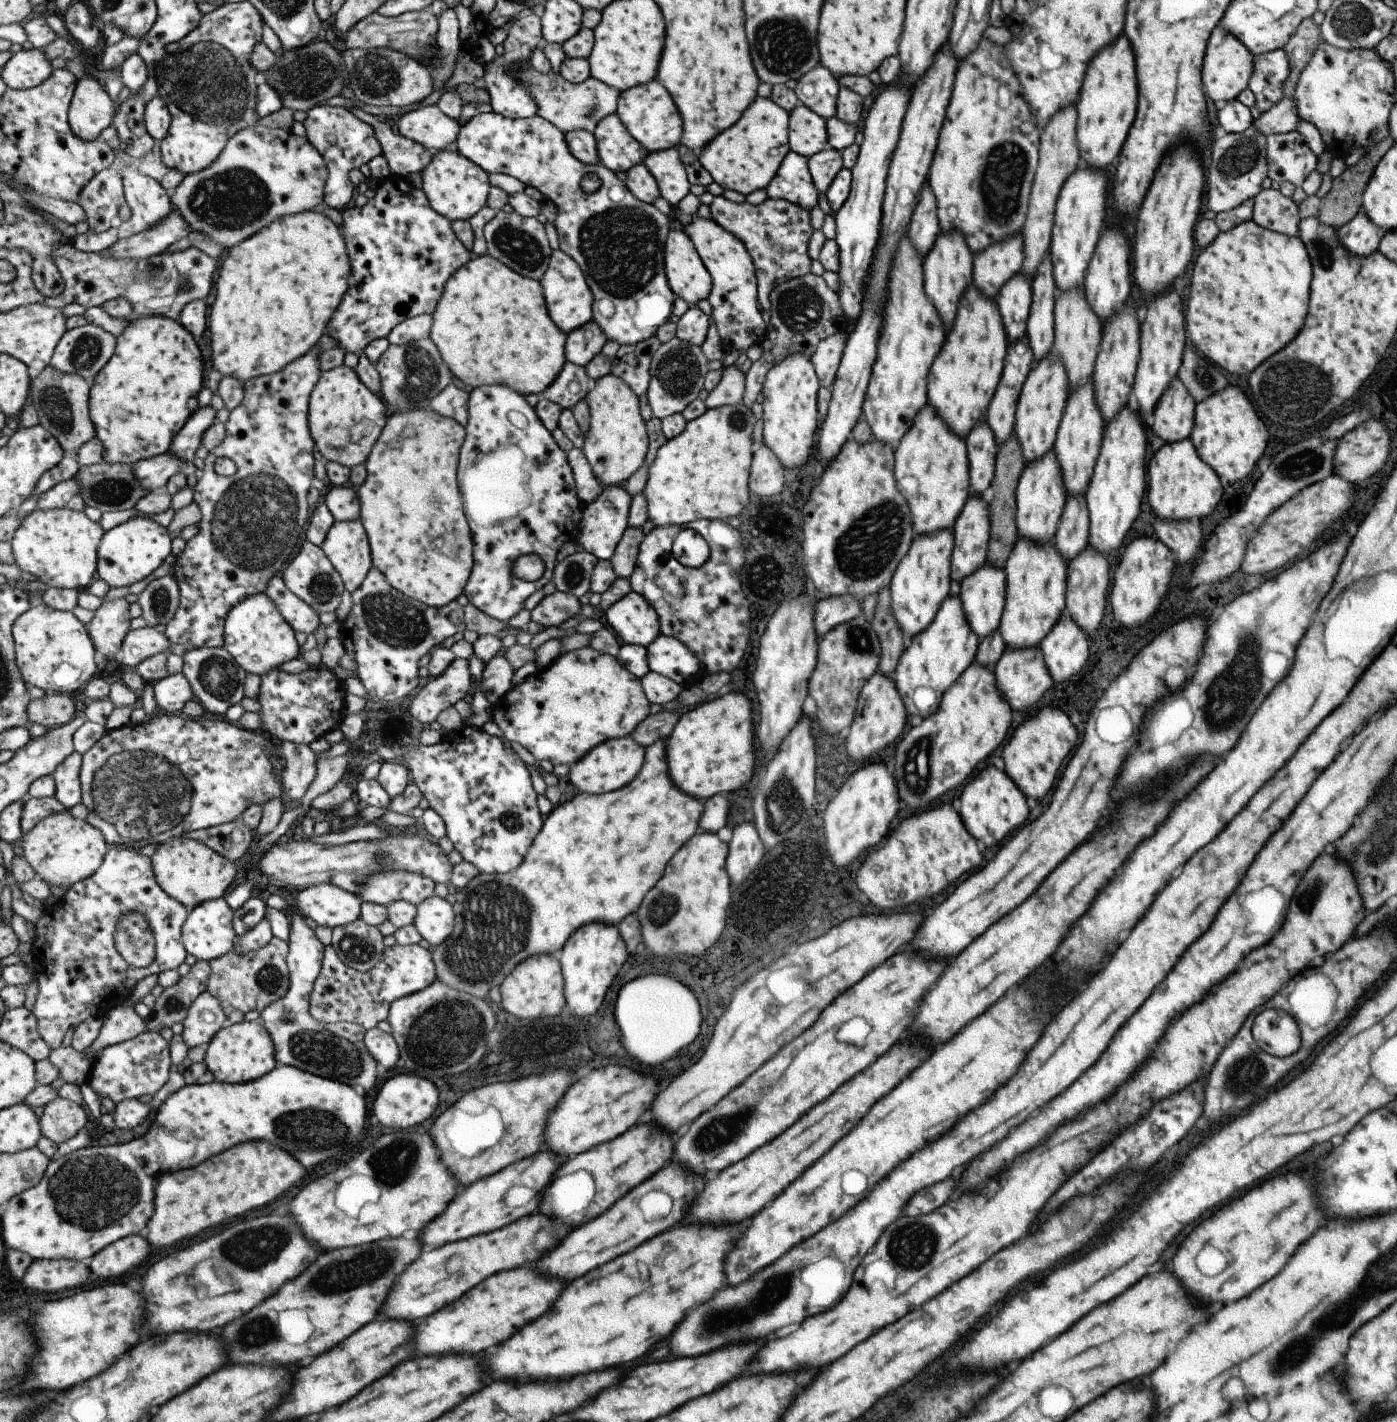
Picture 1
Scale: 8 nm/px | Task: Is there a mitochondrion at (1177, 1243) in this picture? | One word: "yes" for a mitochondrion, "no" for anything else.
no

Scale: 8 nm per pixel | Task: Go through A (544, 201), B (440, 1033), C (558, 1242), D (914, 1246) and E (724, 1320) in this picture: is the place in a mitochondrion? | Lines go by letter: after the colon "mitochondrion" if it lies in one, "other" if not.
A: other
B: mitochondrion
C: other
D: mitochondrion
E: mitochondrion

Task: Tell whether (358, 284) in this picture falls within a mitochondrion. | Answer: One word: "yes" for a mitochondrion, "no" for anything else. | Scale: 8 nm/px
no

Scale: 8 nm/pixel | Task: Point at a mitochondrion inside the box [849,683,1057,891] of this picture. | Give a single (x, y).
(914, 768)

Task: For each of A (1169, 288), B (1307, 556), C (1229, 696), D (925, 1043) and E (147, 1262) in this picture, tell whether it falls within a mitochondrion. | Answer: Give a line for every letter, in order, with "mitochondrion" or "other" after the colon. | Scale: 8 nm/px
A: other
B: other
C: mitochondrion
D: other
E: other

